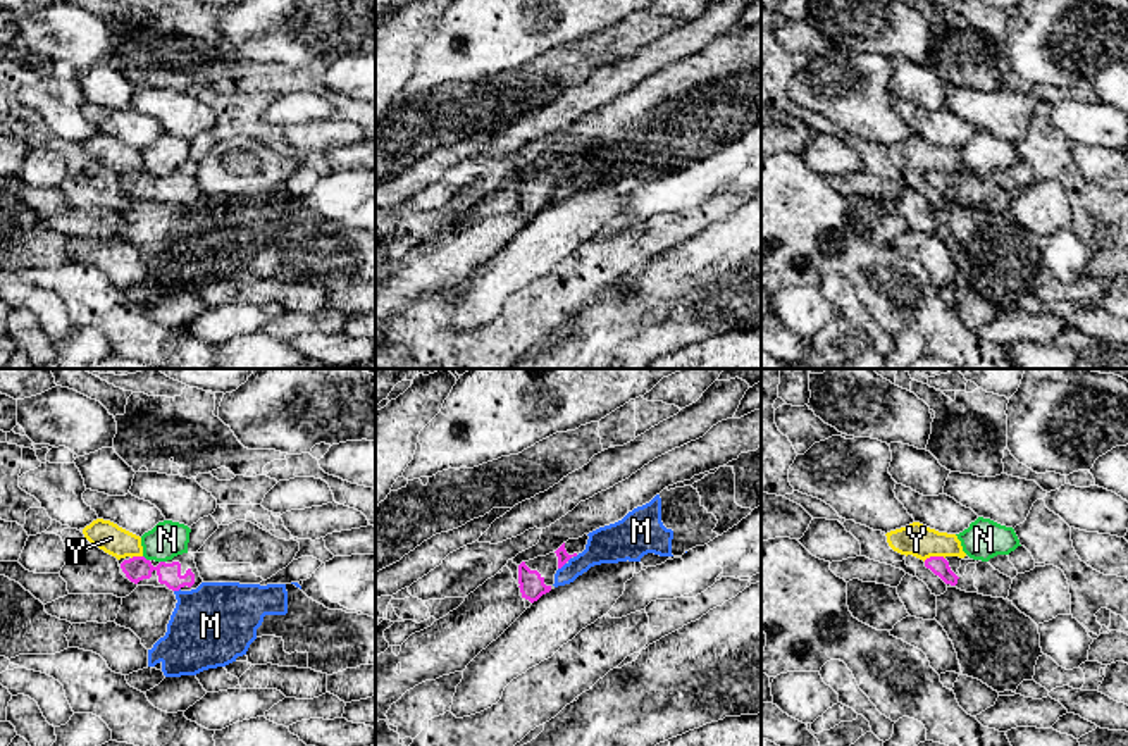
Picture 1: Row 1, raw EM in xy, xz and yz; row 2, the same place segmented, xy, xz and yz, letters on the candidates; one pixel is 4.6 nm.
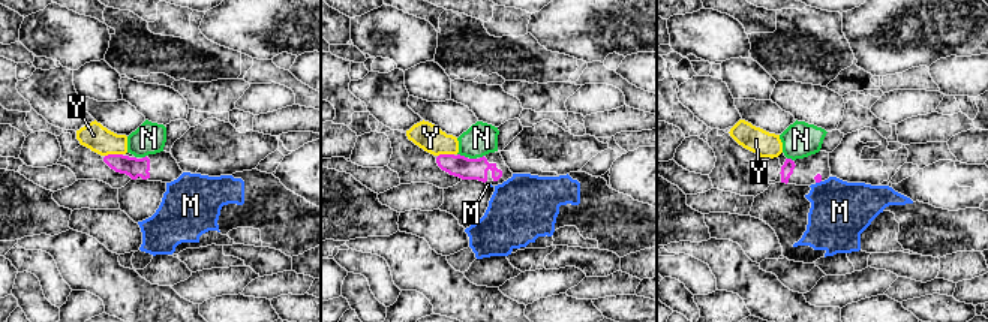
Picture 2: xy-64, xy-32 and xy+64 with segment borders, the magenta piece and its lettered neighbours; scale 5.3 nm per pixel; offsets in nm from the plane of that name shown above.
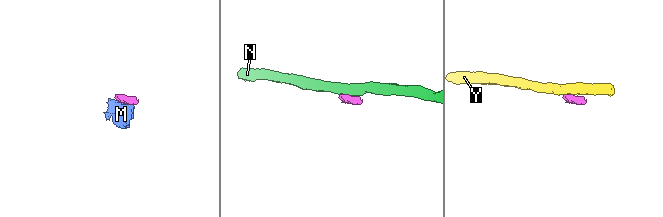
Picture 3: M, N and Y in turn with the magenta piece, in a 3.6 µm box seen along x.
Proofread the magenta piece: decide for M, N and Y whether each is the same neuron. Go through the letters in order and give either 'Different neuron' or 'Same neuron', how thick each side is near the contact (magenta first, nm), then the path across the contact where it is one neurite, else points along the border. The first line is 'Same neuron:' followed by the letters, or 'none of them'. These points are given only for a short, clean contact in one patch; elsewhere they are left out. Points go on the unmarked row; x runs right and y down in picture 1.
Same neuron: none of them
M: Different neuron. Thickness 60 nm (magenta) against 180 nm. Boundary: xz (570, 171), (558, 183)
N: Different neuron. Thickness 120 nm (magenta) against 170 nm. Boundary: xy (143, 169), (148, 174)
Y: Different neuron. Thickness 90 nm (magenta) against 150 nm

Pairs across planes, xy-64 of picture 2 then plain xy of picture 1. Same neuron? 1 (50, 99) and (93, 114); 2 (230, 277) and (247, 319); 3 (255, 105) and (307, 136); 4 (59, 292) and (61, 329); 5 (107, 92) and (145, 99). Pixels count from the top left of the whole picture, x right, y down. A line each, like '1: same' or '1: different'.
1: different
2: same
3: different
4: same
5: different

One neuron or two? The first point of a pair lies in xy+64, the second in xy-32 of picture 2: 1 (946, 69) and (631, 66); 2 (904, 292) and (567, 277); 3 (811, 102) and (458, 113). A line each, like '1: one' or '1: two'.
1: one
2: two
3: two

